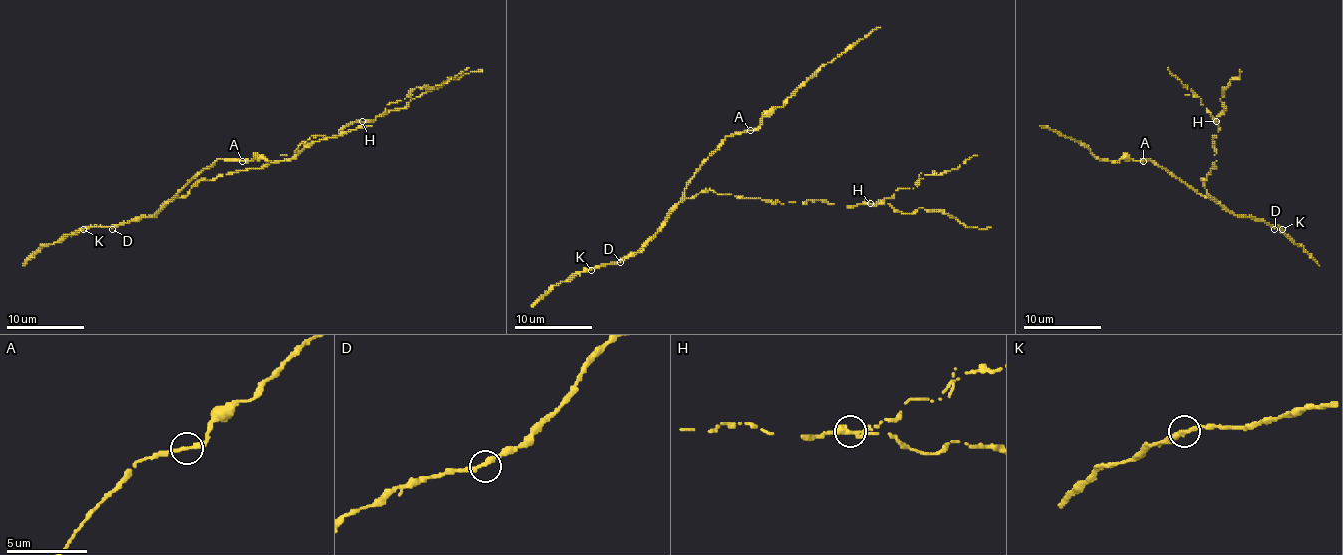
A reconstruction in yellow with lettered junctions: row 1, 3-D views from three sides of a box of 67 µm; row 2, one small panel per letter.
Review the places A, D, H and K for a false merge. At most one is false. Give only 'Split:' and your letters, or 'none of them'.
Split: H

